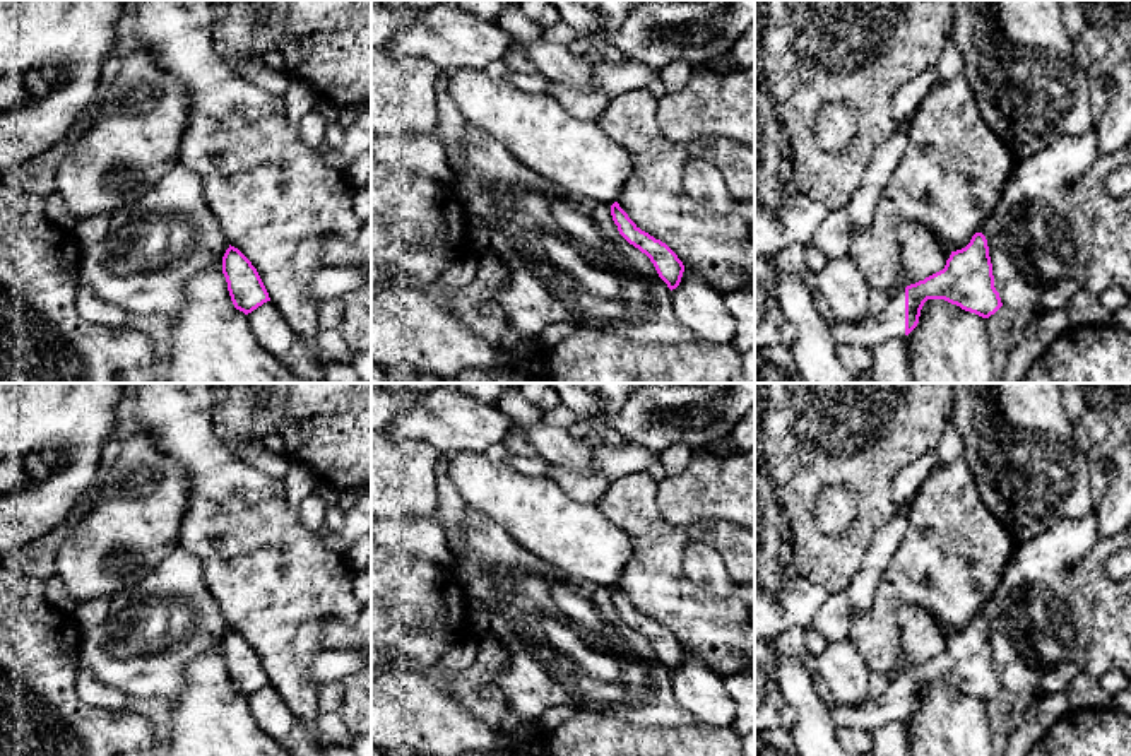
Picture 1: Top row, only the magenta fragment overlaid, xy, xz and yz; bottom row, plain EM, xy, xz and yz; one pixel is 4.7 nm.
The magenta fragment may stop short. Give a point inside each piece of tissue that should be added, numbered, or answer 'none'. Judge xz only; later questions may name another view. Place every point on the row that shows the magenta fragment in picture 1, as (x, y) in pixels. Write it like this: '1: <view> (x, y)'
none

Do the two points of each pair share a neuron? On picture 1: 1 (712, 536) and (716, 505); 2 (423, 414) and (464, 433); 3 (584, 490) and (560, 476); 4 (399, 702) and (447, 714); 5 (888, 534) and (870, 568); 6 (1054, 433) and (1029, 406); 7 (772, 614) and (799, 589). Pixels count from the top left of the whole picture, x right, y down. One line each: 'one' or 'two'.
1: two
2: one
3: one
4: one
5: one
6: one
7: one

